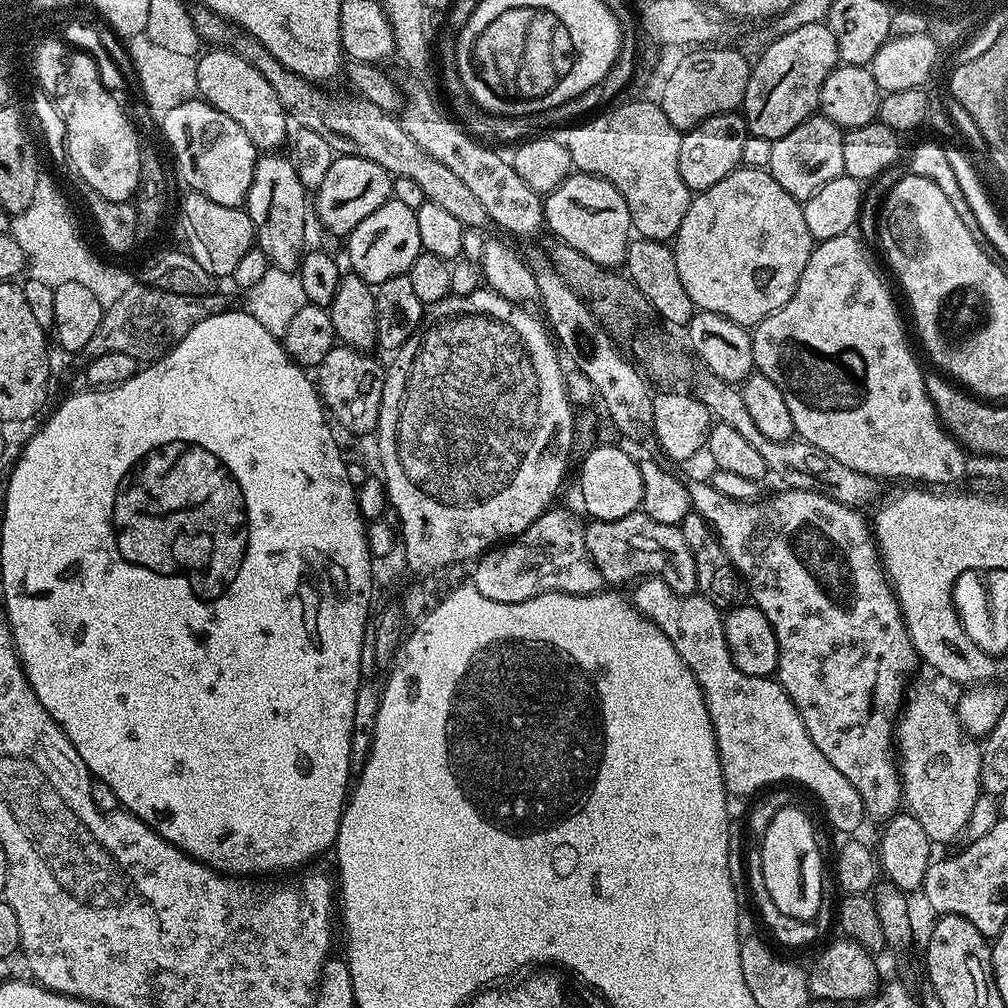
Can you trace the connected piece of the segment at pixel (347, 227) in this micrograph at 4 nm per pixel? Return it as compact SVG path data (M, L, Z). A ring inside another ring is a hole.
M337 155L330 170L323 179L321 188L314 192L314 216L320 219L320 224L328 232L340 238L347 237L348 233L362 222L362 218L370 218L378 206L382 206L392 196L393 176L378 162L370 162L370 158L357 156Z

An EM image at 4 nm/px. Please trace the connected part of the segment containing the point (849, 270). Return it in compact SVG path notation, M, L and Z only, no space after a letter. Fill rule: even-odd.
M856 234L819 241L813 247L810 262L806 262L806 270L802 270L802 278L798 278L798 286L790 302L786 302L786 306L782 306L777 312L766 317L762 323L757 324L751 329L751 334L755 371L770 378L770 382L774 382L778 390L782 390L782 398L786 398L786 406L790 409L790 418L794 418L796 436L799 439L810 442L810 446L818 446L818 450L823 450L825 454L830 454L830 458L850 466L850 470L858 470L862 474L870 474L885 481L904 480L900 482L919 482L924 486L956 486L959 485L956 483L967 474L969 453L944 427L940 413L937 412L928 394L925 373L923 371L920 373L920 364L916 361L907 338L904 337L904 324L896 313L892 292L884 285L884 280L880 277L867 246L856 237Z

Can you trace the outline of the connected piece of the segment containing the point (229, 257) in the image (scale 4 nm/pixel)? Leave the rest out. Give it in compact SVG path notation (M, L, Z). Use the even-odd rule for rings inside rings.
M189 191L187 195L180 204L180 216L184 219L184 236L188 239L186 252L213 278L231 277L234 266L242 262L242 258L256 242L256 231L254 222L250 222L250 214L243 207L222 206L222 202L214 202L201 192Z

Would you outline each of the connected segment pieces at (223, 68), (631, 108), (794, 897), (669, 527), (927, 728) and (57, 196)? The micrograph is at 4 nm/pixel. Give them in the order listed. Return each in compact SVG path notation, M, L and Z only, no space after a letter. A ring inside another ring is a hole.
M216 46L205 51L196 61L197 93L199 99L205 100L222 114L227 114L246 130L250 142L264 154L272 154L290 140L290 121L284 112L278 94L270 87L270 82L239 51L228 46ZM205 55L205 56L204 56ZM204 56L204 57L203 57ZM289 128L289 130L288 130Z
M632 100L629 104L619 104L567 129L569 132L568 136L566 135L566 143L573 169L588 172L591 176L601 176L621 192L626 198L626 206L630 210L632 226L637 237L671 241L682 226L682 218L686 218L686 210L692 201L690 189L686 182L682 182L682 170L678 170L681 129L676 128L674 122L670 122L670 118L666 118L659 103Z
M800 806L778 809L771 818L766 832L758 840L758 866L762 870L763 881L766 882L767 892L771 901L778 906L782 913L802 921L815 921L820 907L824 904L824 860L820 857L820 844L816 841L816 828L812 820L800 809Z
M641 510L617 520L592 520L584 529L584 537L586 550L590 550L590 558L594 558L594 566L598 566L605 585L631 585L641 578L658 576L679 596L696 592L694 554L690 554L690 546L686 546L686 538L682 538L677 525L654 522L654 518Z
M916 692L907 697L902 705L902 715L894 729L894 744L898 749L900 785L904 788L903 803L912 811L911 819L926 830L933 845L948 844L955 836L959 837L970 822L970 812L974 802L982 794L980 771L983 751L977 737L971 736L961 726L955 707L947 704L936 692Z
M41 170L38 174L30 207L9 219L9 233L17 240L30 261L28 274L32 280L43 282L54 289L67 282L81 283L82 286L86 286L90 290L90 294L94 294L99 304L105 309L115 304L136 282L135 275L133 277L126 269L108 262L102 262L76 234L72 220L68 216L66 198L60 192L57 182L48 173L48 170Z

